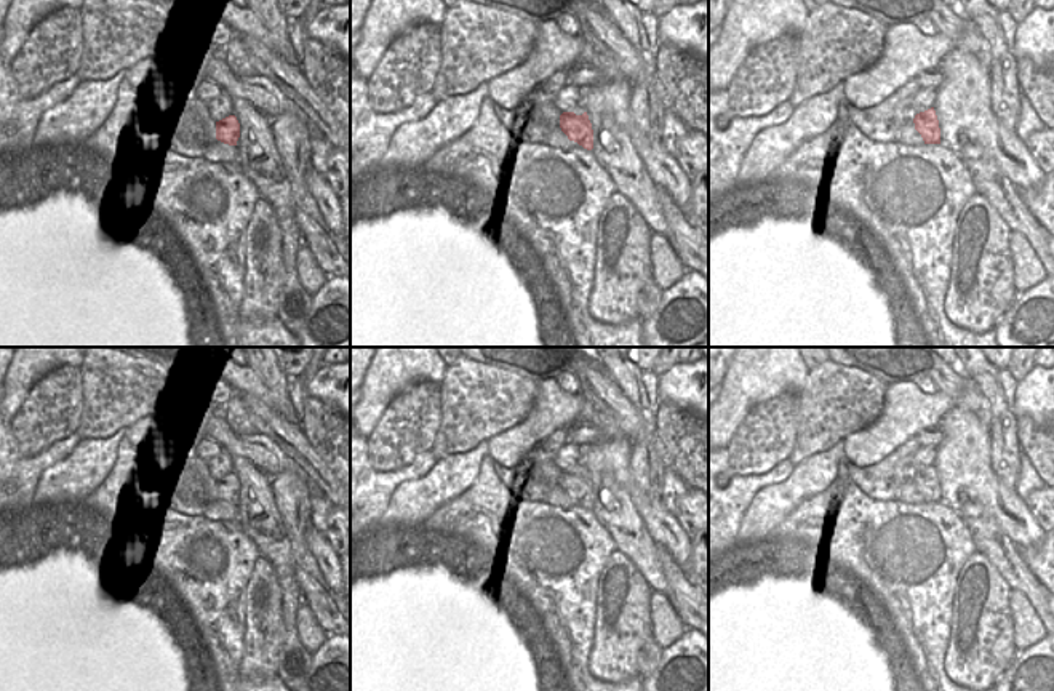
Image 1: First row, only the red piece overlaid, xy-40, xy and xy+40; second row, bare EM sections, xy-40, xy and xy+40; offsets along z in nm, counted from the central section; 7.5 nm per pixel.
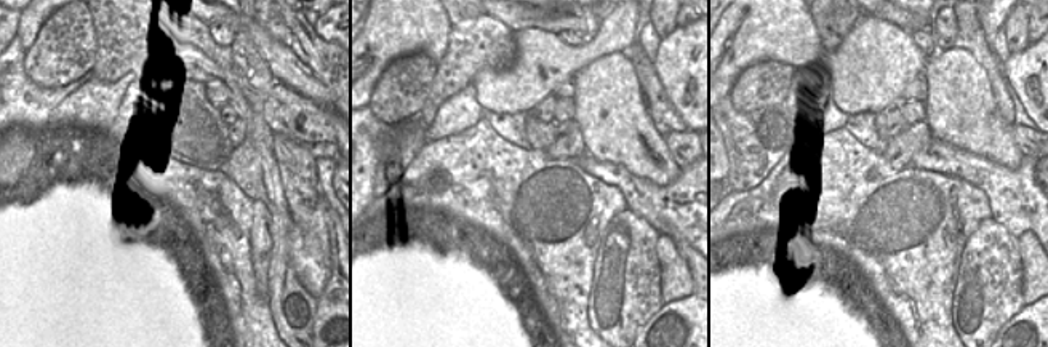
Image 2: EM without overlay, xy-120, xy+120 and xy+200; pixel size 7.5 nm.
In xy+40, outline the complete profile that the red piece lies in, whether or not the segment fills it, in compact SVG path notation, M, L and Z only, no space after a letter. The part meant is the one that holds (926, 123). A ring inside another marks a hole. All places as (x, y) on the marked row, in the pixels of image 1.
M934 107L916 114L913 123L924 144L940 144L940 128Z

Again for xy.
M581 101L569 112L560 115L560 128L569 141L577 142L587 150L593 149L592 123Z

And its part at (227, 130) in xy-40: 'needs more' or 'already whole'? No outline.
needs more

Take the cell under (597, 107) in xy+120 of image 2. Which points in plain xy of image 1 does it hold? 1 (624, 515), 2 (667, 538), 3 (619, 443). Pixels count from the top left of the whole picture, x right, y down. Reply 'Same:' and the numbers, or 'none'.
Same: 2, 3

